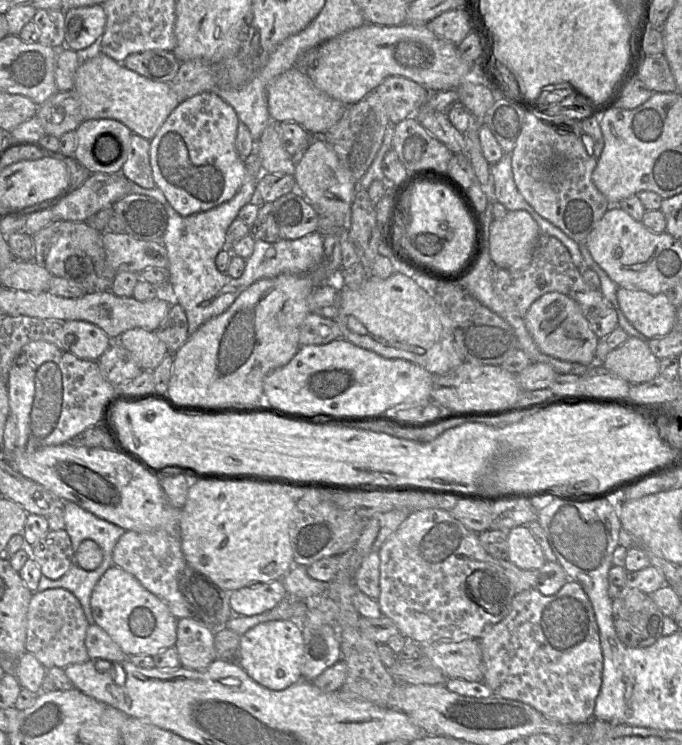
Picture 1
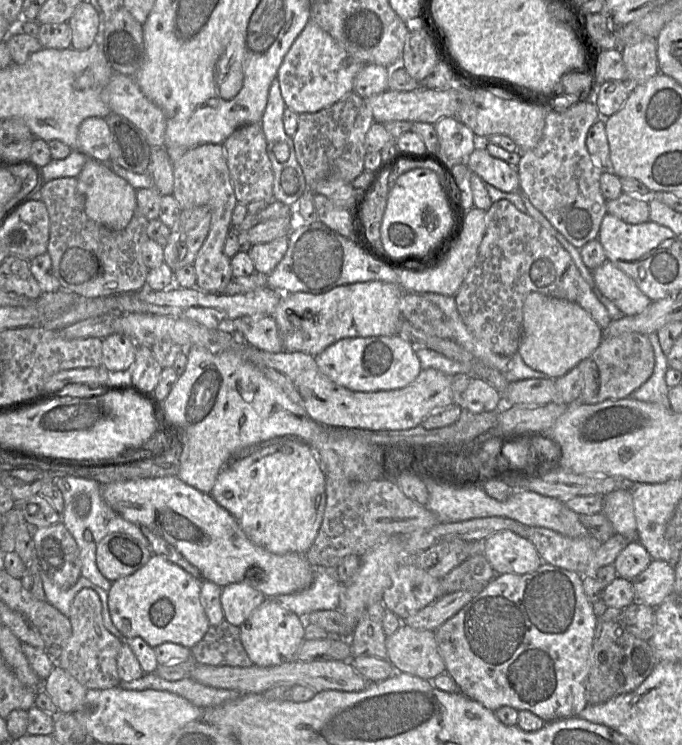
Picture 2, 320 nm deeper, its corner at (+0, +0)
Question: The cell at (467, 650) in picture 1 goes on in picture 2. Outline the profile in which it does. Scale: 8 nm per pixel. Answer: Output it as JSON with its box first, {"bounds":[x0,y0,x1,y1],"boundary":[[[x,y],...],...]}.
{"bounds":[386,624,446,681],"boundary":[[[402,624],[394,634],[387,636],[386,648],[387,659],[395,672],[404,672],[429,681],[446,672],[445,664],[438,652],[435,631],[414,629]]]}

